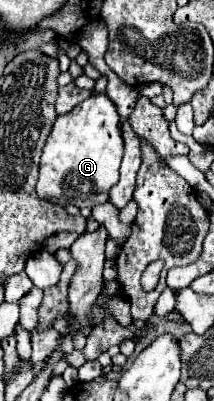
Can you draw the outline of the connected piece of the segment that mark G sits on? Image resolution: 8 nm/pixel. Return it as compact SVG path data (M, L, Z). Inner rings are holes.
M93 94L77 108L57 116L53 130L43 148L39 164L37 194L61 206L93 208L109 200L109 190L119 182L123 158L123 138L119 112L107 94Z

